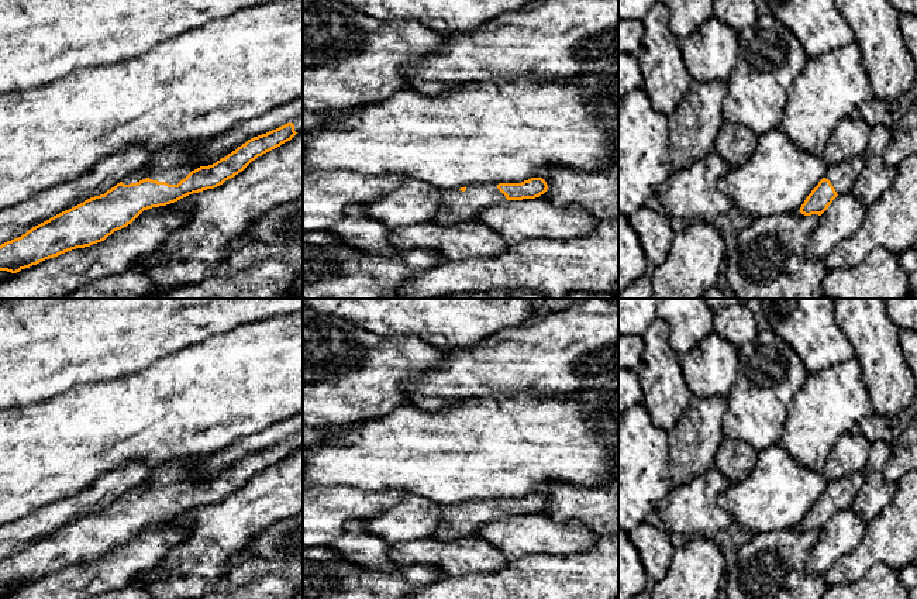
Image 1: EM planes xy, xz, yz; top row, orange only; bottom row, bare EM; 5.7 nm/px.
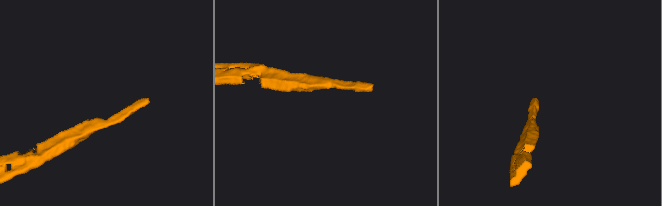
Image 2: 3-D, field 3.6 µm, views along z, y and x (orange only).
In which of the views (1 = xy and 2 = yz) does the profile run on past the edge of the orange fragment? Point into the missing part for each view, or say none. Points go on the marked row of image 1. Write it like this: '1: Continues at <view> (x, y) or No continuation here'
1: Continues at xy (172, 164)
2: Continues at yz (843, 175)

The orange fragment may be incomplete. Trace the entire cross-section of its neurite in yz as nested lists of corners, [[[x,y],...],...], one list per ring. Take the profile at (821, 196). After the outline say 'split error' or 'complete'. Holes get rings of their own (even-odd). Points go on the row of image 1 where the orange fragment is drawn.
[[[854,156],[852,159],[837,163],[827,163],[824,178],[806,197],[799,211],[804,216],[821,216],[838,194],[852,190],[862,168],[862,156]]]; split error

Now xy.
[[[303,113],[276,130],[248,140],[208,166],[196,161],[201,140],[161,148],[149,155],[146,171],[125,176],[104,194],[90,197],[1,244],[0,271],[17,273],[68,251],[101,242],[131,224],[144,210],[223,185],[300,131]]]; split error

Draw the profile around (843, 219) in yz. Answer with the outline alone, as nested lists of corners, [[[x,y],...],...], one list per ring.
[[[848,192],[838,194],[820,216],[806,248],[809,259],[824,259],[841,241],[852,237],[866,217],[866,207]]]

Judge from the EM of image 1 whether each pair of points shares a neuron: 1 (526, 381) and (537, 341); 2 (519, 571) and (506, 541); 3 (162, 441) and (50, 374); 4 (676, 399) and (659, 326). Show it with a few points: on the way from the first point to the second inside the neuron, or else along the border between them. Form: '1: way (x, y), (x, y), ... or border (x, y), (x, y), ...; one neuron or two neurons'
1: way (526, 371), (537, 358), (537, 351); one neuron
2: border (547, 554), (523, 554), (509, 561); two neurons
3: border (107, 379), (99, 384), (80, 384), (44, 400); two neurons
4: way (662, 381), (659, 372), (659, 344); one neuron

